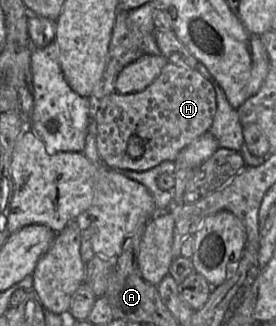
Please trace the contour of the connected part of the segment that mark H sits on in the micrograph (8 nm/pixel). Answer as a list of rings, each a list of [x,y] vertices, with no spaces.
[[[168,62],[160,75],[140,92],[105,96],[96,113],[96,142],[102,162],[115,170],[147,171],[163,161],[175,161],[183,148],[207,132],[216,114],[213,85],[195,68]]]

